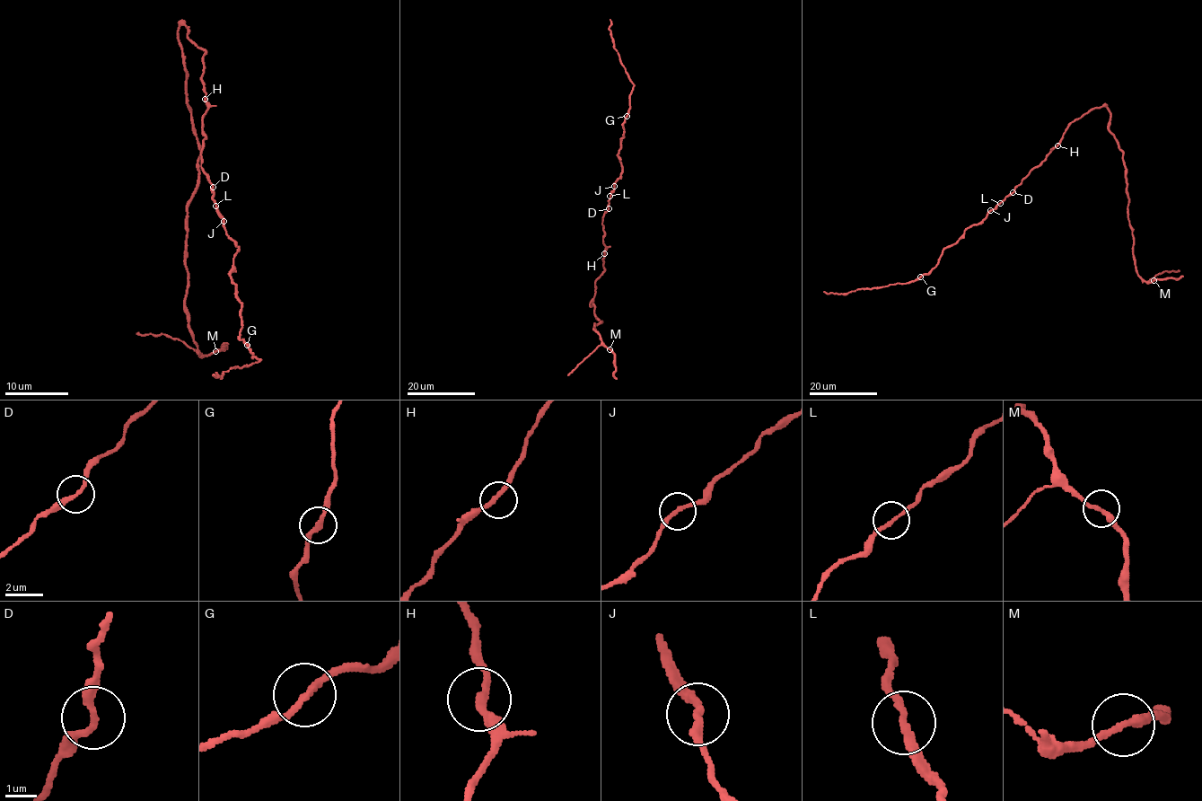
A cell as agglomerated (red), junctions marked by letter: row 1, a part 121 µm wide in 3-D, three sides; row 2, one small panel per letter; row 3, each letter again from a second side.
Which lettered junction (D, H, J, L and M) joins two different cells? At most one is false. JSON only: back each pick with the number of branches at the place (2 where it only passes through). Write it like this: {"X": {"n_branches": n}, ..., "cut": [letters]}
{"cut": []}

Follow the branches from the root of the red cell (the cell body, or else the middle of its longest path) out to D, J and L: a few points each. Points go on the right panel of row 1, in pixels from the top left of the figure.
D: (1057, 145), (1013, 192)
J: (1057, 145), (991, 210)
L: (1057, 145), (1000, 203)

